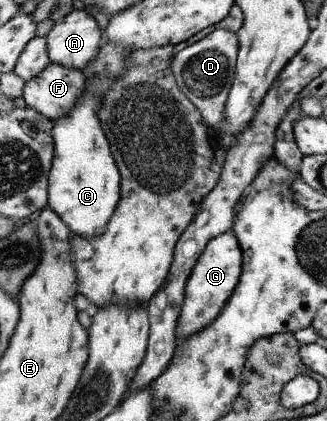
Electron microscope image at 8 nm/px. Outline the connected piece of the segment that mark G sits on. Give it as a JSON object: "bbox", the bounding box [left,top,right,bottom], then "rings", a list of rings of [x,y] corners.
{"bbox":[175,229,243,340],"rings":[[[230,229],[210,243],[207,243],[206,249],[202,255],[199,255],[198,263],[194,271],[187,279],[186,299],[183,301],[181,315],[179,315],[178,327],[175,329],[179,340],[189,337],[189,333],[197,334],[203,331],[211,321],[215,321],[225,307],[227,299],[235,291],[239,277],[241,277],[241,265],[243,265],[243,253],[239,247],[239,241],[235,237],[234,231]]]}

